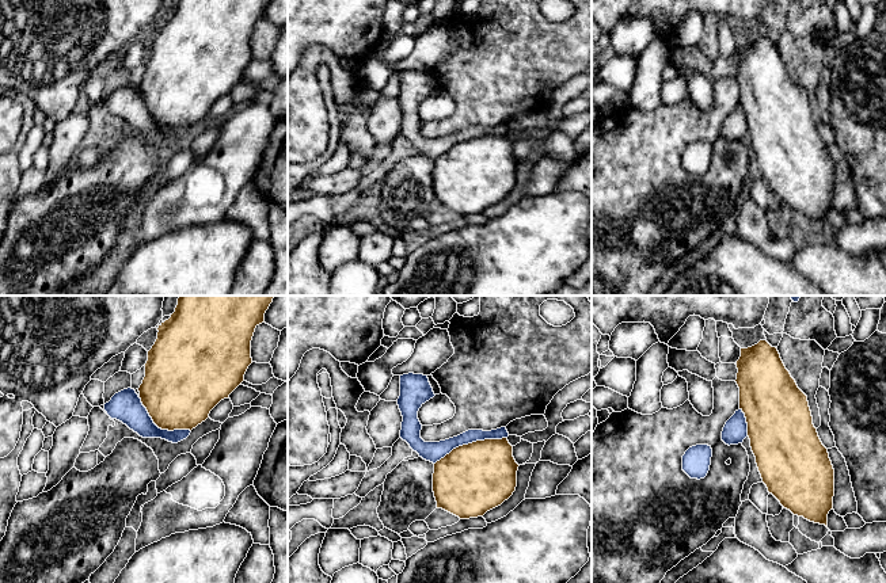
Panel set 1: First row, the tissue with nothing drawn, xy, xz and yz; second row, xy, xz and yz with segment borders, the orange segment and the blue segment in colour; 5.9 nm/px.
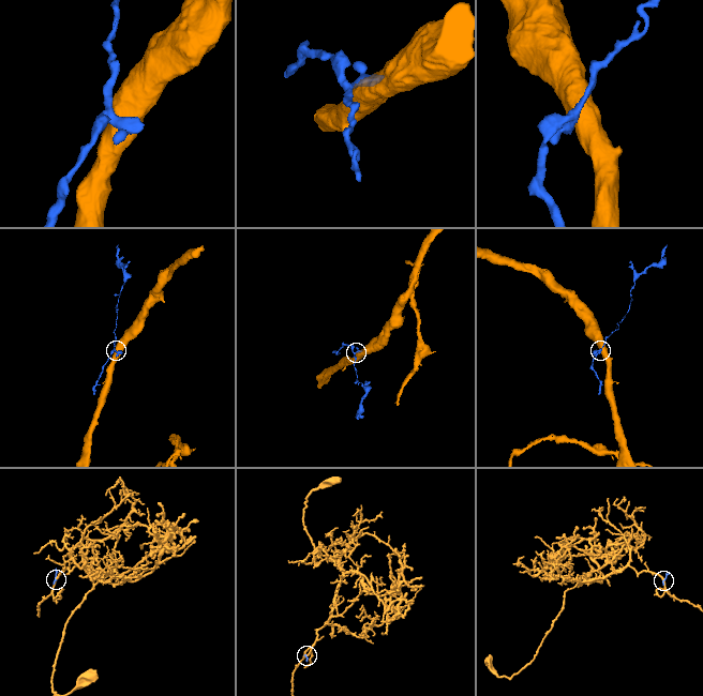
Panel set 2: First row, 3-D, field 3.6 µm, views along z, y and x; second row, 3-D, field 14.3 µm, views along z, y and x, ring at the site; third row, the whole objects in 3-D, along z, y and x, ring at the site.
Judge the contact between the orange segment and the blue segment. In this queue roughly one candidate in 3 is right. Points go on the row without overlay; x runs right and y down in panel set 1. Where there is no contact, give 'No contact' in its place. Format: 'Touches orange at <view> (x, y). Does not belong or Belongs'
Touches orange at xz (470, 140). Does not belong

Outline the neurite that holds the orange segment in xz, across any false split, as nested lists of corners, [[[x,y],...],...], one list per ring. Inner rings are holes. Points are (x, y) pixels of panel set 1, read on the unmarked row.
[[[507,134],[453,145],[434,160],[437,205],[460,216],[483,213],[513,191],[518,163]]]

